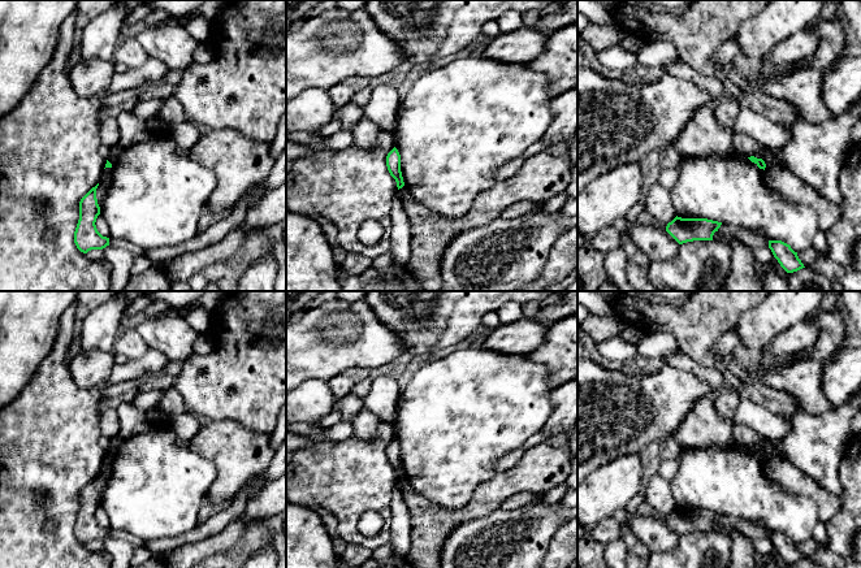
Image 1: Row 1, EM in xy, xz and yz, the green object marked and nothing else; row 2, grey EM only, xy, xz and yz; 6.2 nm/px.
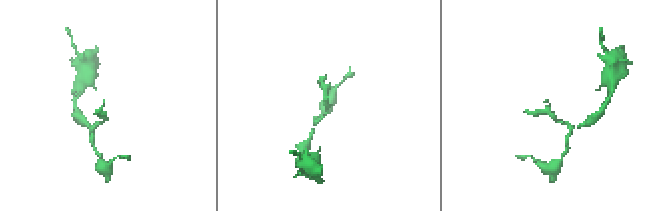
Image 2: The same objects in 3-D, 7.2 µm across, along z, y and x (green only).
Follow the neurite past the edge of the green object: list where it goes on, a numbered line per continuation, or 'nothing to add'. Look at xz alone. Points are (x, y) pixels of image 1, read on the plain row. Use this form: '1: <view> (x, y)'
nothing to add

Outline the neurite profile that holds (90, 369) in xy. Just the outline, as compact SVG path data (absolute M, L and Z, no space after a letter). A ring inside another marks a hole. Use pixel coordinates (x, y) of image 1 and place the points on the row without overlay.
M79 351L68 364L75 383L82 389L101 389L114 367L114 354L104 351Z

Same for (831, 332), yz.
M838 309L821 312L815 317L808 317L818 328L818 339L812 348L812 355L821 363L831 360L843 347L847 337L843 316Z

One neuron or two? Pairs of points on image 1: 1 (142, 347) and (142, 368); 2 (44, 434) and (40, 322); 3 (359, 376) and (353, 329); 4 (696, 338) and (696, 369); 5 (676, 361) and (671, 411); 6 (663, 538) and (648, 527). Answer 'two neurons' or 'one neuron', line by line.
1: two neurons
2: two neurons
3: two neurons
4: two neurons
5: two neurons
6: one neuron

